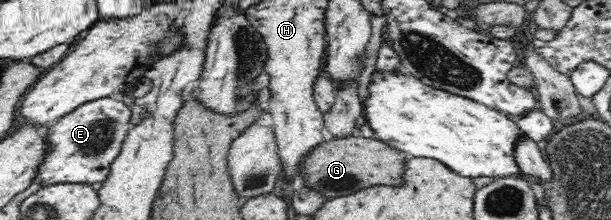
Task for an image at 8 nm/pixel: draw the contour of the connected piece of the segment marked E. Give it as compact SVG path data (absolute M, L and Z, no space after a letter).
M121 97L99 98L77 106L47 129L54 150L46 156L34 183L40 186L54 183L92 183L105 180L111 162L121 151L132 122L132 112Z

